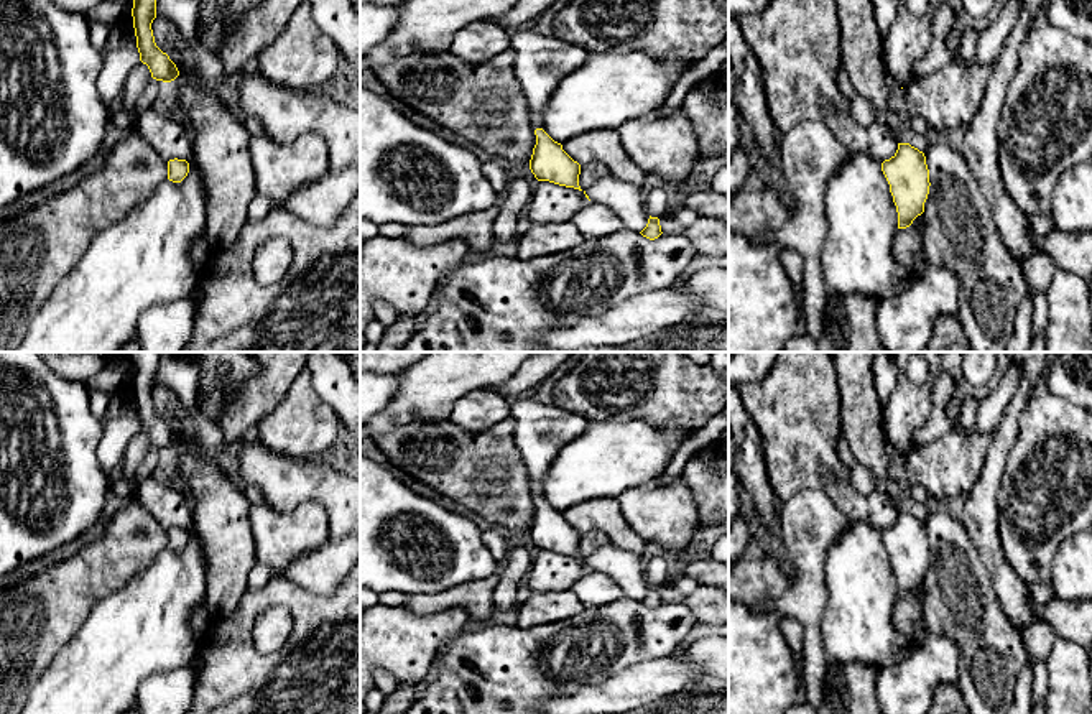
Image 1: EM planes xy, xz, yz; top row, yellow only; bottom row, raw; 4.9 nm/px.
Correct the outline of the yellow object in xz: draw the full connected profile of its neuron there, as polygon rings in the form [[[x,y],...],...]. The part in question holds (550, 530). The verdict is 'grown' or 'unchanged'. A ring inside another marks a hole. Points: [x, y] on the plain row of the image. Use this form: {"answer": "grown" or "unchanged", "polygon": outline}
{"answer": "grown", "polygon": [[[531,398],[510,400],[510,418],[516,423],[515,444],[528,466],[530,490],[536,503],[531,541],[538,549],[582,559],[581,533],[541,497],[541,484],[558,452],[581,436],[590,421],[558,408],[553,401],[541,403]]]}

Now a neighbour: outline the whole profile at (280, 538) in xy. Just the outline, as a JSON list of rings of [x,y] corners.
[[[304,502],[286,513],[268,505],[252,505],[250,528],[257,563],[268,566],[271,577],[281,577],[294,559],[329,540],[329,517],[317,502]]]

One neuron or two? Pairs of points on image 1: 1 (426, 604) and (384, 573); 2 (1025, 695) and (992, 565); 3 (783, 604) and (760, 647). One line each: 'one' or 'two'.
1: two
2: two
3: two

